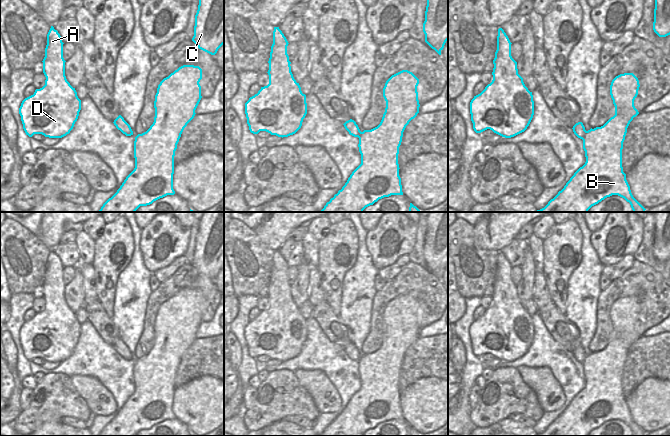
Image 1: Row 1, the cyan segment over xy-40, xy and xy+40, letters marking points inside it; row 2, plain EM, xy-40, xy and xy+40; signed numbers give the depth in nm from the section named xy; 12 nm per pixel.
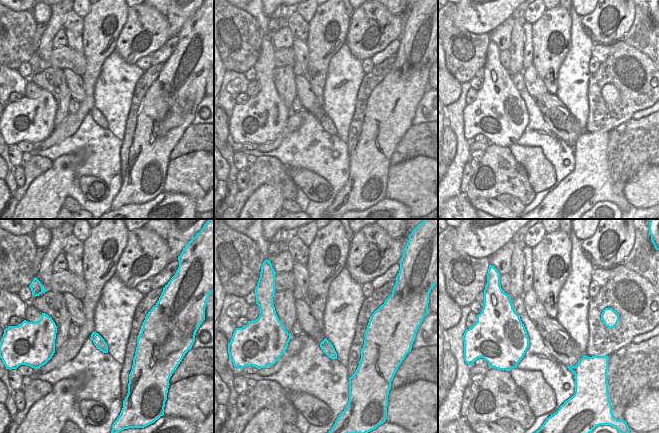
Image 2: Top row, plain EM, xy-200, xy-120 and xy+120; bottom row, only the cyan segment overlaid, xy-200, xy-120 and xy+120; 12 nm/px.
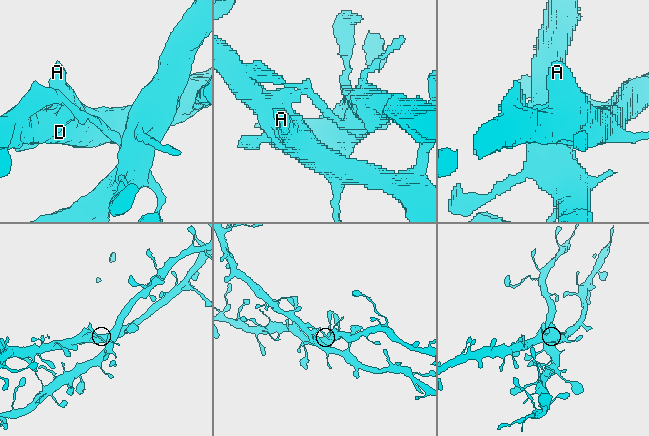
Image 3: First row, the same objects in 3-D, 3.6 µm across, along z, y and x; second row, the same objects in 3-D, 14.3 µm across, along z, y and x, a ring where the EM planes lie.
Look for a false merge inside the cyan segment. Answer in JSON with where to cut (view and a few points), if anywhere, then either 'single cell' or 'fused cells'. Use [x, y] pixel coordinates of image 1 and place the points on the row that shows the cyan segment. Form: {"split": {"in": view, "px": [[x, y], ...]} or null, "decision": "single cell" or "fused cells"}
{"split": {"in": "xy+40", "px": [[587, 131], [582, 139]]}, "decision": "fused cells"}

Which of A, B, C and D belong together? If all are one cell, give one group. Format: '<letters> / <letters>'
A D / B C

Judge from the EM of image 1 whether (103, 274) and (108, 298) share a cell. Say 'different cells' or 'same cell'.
same cell

